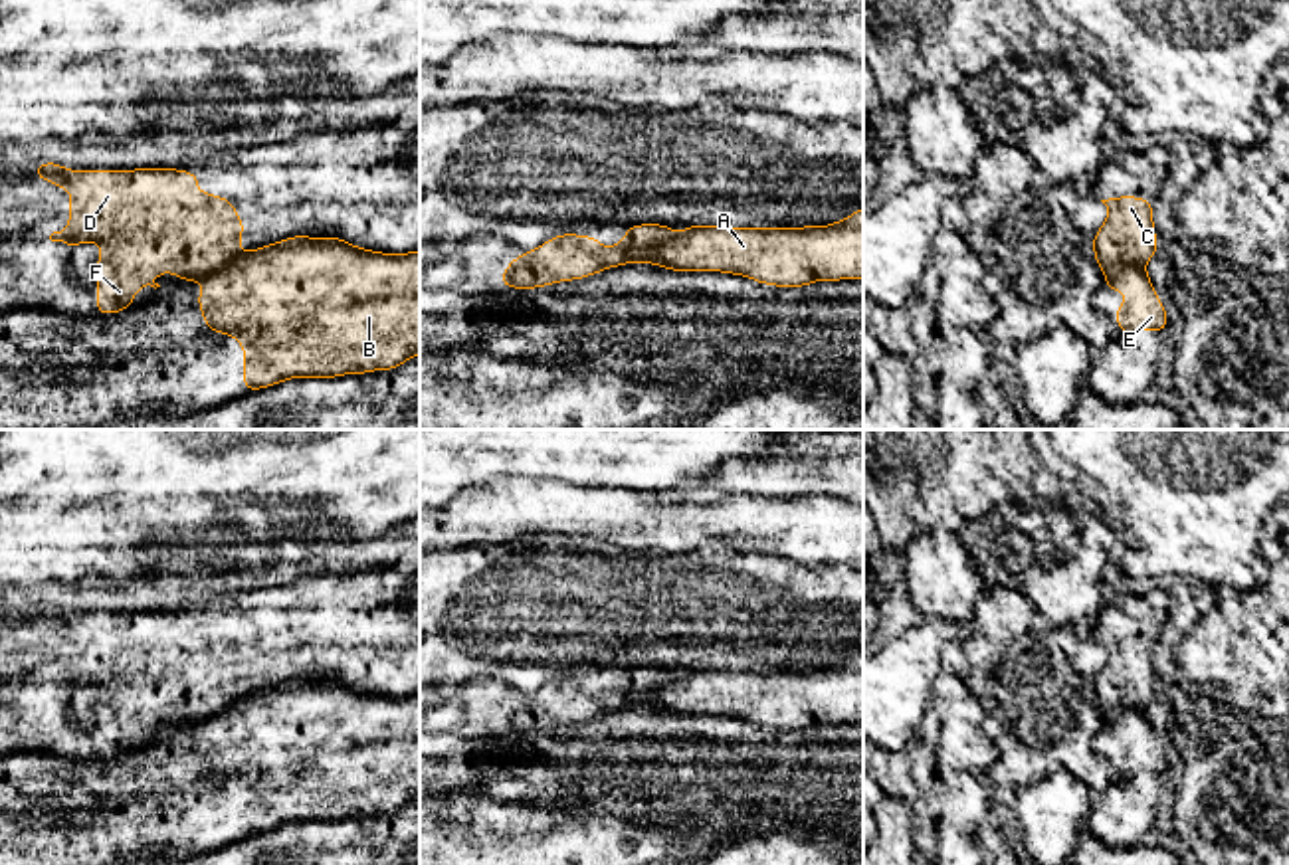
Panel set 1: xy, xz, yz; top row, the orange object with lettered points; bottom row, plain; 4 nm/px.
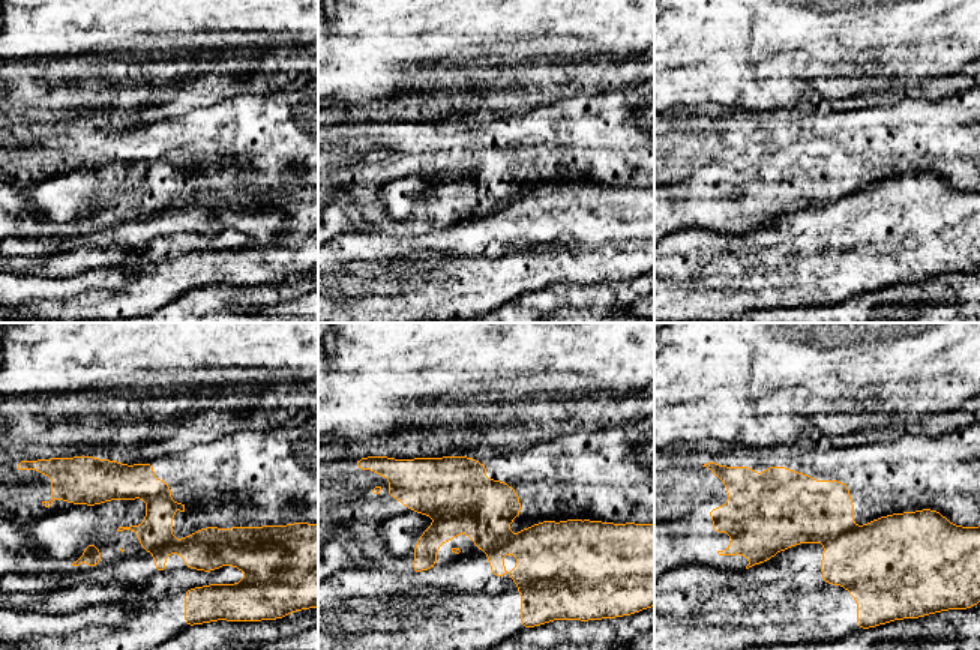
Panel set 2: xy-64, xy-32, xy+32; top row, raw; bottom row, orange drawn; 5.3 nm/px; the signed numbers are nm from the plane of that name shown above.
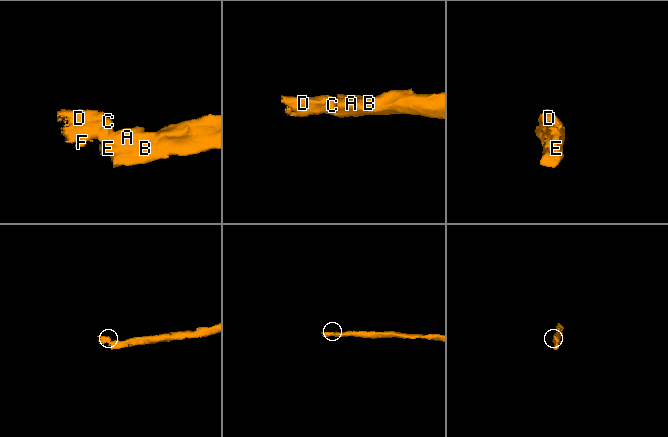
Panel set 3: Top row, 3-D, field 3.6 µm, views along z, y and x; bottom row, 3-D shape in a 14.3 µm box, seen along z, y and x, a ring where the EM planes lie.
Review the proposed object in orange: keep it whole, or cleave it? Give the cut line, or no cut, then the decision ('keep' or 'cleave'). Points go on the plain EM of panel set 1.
xy (242, 695), (222, 713), (200, 723) | cleave

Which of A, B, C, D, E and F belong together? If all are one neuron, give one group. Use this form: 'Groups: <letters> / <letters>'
Groups: A B E / C D F

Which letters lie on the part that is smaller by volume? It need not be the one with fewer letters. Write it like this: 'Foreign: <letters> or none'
Foreign: C, D, F

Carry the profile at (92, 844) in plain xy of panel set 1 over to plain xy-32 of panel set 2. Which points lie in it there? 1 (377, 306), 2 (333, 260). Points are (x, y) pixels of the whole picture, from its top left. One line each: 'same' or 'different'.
1: same
2: same

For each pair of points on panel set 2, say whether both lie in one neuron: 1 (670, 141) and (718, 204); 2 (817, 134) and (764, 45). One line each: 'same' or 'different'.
1: same
2: different

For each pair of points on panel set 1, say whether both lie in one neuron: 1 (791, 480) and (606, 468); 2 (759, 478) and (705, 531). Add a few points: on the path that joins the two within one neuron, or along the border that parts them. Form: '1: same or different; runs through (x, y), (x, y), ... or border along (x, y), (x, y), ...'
1: different; border along (757, 454), (729, 456), (715, 466), (713, 476)
2: different; border along (725, 493), (789, 497)

